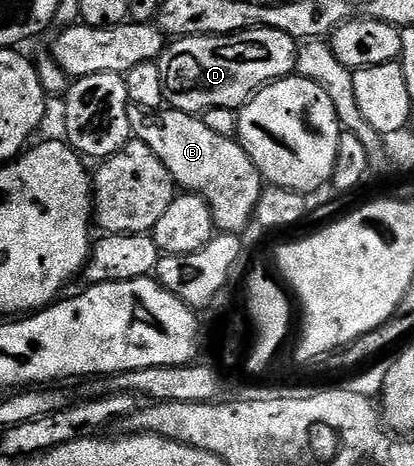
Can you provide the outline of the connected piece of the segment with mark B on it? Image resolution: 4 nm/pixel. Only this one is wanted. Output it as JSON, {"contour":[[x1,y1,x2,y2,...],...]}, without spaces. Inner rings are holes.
{"contour":[[162,109,157,113,142,113,139,116,136,119,136,138,144,141,144,145,148,145,148,149,152,149,160,161,164,161,164,169,168,169,183,192,198,195,210,206,214,226,219,232,242,233,246,226,251,226,254,210,264,190,264,180,237,138,220,137,220,133,212,133,212,129,204,125,201,117,183,111]]}

